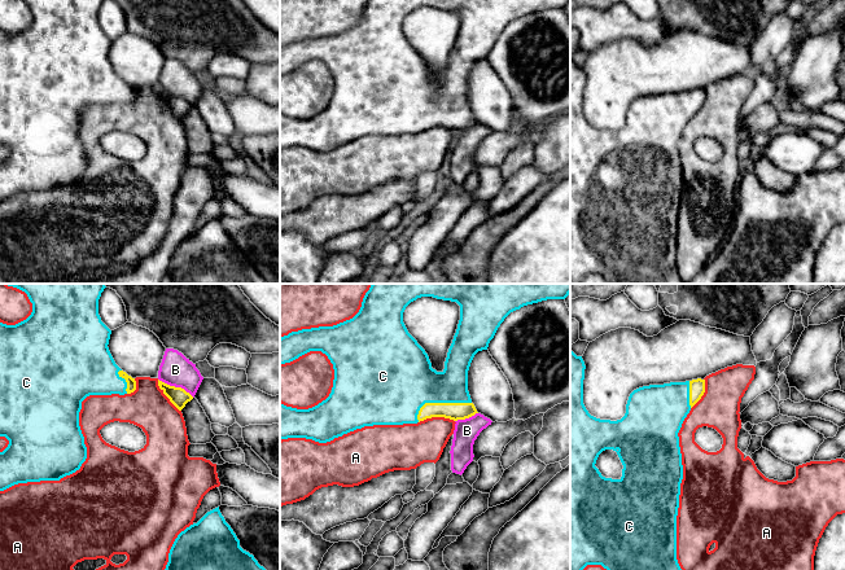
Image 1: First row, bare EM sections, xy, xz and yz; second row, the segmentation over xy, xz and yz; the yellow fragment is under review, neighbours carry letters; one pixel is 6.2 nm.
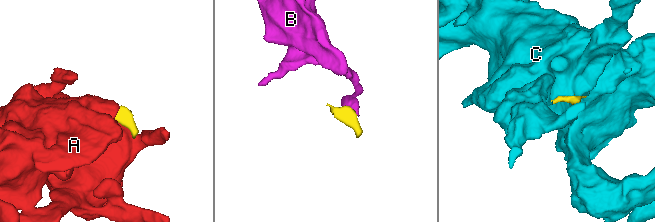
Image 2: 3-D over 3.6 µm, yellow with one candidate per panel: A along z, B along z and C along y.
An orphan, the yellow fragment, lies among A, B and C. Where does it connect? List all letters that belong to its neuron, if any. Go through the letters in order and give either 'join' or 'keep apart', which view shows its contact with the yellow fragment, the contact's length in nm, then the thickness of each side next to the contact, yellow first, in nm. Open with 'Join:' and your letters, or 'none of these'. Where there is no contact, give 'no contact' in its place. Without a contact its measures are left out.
Join: C
A: keep apart; meets yellow in xz; contact 220 nm long; 110 nm thick on the yellow side, 280 nm on the other
B: keep apart; meets yellow in xy; contact 260 nm long; 110 nm thick on the yellow side, 200 nm on the other
C: join; meets yellow in xz; contact 360 nm long; 110 nm thick on the yellow side, 360 nm on the other

